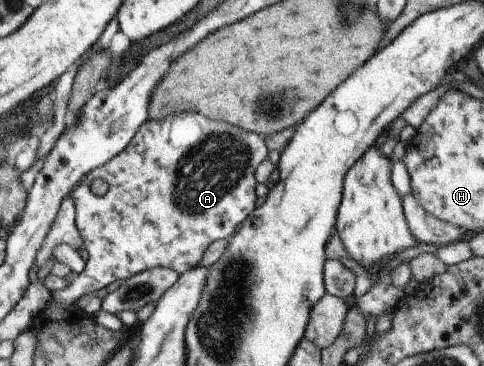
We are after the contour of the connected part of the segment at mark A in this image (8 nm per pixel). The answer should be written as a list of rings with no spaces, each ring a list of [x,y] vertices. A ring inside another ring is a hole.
[[[179,113],[179,115],[171,115],[169,119],[163,119],[163,121],[145,121],[145,123],[142,123],[123,151],[119,151],[109,161],[89,171],[87,175],[84,175],[80,179],[80,182],[71,190],[71,193],[69,193],[69,197],[73,200],[75,208],[74,224],[83,242],[83,247],[87,251],[88,259],[83,271],[80,271],[77,277],[68,283],[67,287],[50,293],[53,303],[59,305],[59,307],[63,307],[63,309],[73,308],[81,295],[103,289],[103,287],[107,287],[109,283],[113,283],[116,280],[125,281],[133,277],[133,275],[145,271],[145,269],[151,269],[151,267],[167,267],[167,269],[173,269],[173,271],[181,274],[185,273],[187,269],[198,265],[201,257],[205,253],[205,249],[213,245],[213,241],[228,239],[233,234],[233,231],[237,230],[237,225],[240,225],[244,217],[247,217],[253,211],[256,199],[254,192],[256,182],[253,177],[253,172],[258,163],[261,163],[263,159],[267,158],[267,152],[265,143],[263,143],[263,137],[257,137],[255,133],[241,131],[241,129],[231,127],[231,125],[227,125],[223,121],[219,123],[219,121],[213,121],[213,119],[205,119],[199,113]],[[94,179],[101,179],[101,181],[107,183],[105,194],[97,196],[91,193],[89,185]]]

